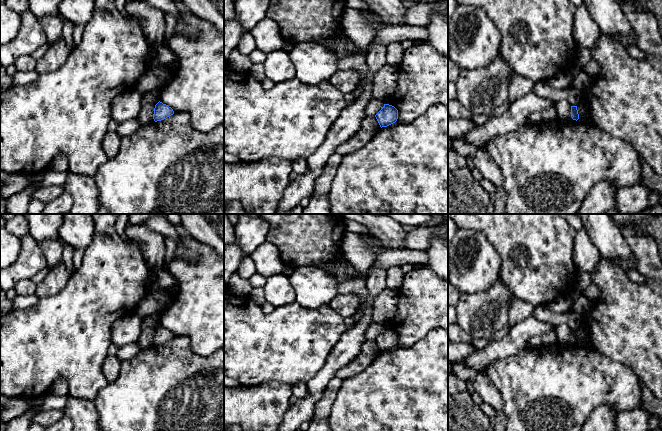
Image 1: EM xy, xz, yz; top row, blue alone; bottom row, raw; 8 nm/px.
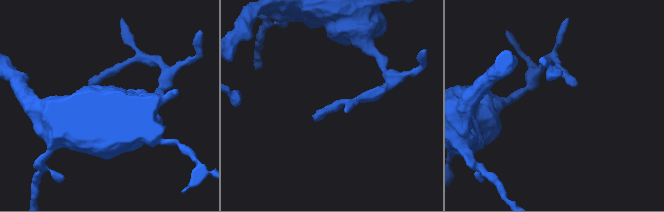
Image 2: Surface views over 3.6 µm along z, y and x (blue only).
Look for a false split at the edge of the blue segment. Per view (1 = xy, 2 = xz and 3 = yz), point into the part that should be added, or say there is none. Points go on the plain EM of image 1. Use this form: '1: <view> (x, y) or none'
1: none
2: none
3: none

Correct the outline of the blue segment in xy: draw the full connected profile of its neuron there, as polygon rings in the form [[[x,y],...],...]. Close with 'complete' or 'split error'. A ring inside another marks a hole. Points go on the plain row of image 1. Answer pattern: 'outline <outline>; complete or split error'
outline [[[158,326],[154,332],[153,343],[155,346],[166,343],[167,341],[174,338],[174,335],[171,331],[162,326]]]; complete

